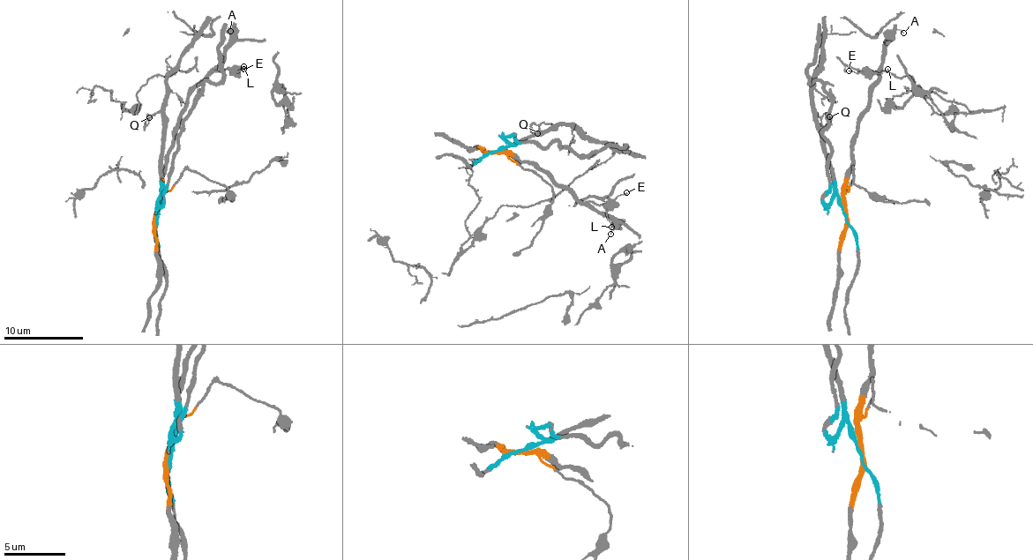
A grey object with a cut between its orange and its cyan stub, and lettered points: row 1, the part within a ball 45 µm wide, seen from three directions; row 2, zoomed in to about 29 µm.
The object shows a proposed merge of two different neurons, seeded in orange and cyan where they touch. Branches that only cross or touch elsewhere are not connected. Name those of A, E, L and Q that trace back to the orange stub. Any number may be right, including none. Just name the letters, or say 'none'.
A, E, L

